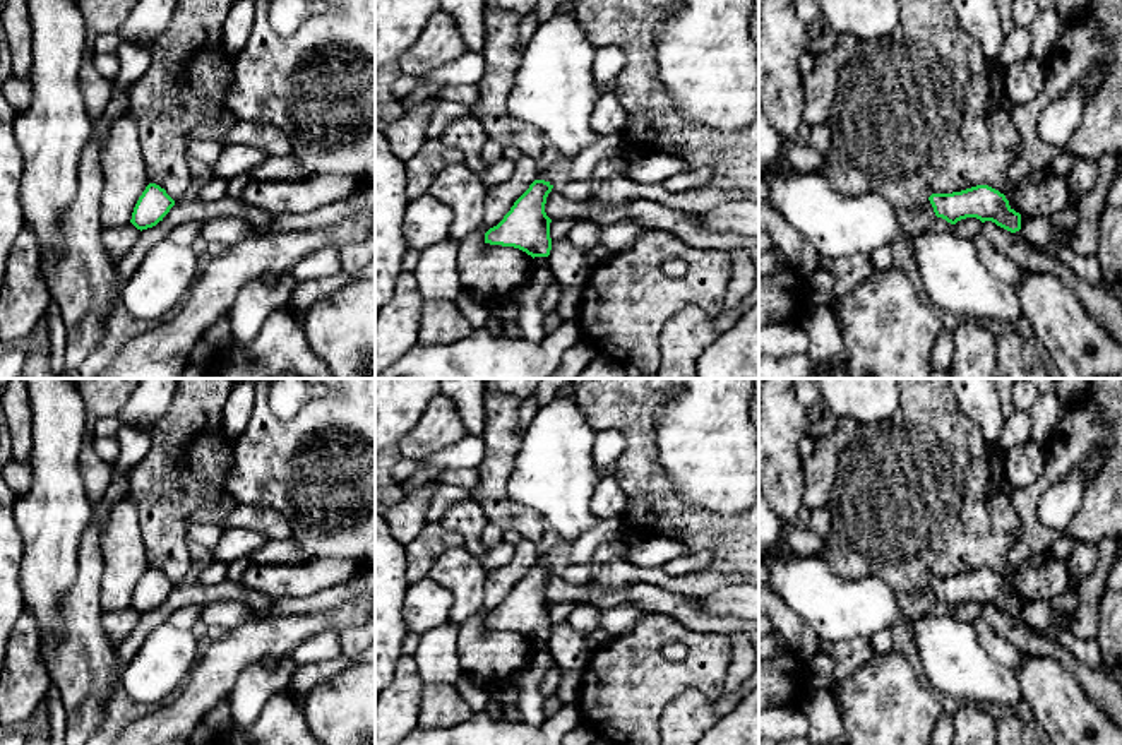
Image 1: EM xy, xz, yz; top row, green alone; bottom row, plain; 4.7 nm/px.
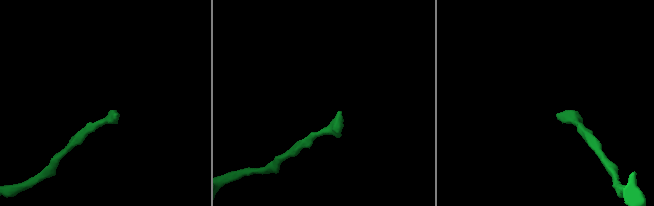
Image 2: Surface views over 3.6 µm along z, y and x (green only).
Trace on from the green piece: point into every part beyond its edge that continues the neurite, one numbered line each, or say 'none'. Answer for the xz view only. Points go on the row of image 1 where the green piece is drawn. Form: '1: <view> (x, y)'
none

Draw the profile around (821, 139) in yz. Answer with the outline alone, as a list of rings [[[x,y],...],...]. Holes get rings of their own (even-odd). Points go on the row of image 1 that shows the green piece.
[[[827,123],[814,125],[810,128],[809,146],[826,156],[833,146],[833,135]]]

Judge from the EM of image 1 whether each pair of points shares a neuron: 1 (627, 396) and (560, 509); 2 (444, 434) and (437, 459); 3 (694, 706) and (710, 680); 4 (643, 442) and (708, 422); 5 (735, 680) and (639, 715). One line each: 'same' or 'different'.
1: different
2: different
3: different
4: different
5: different

